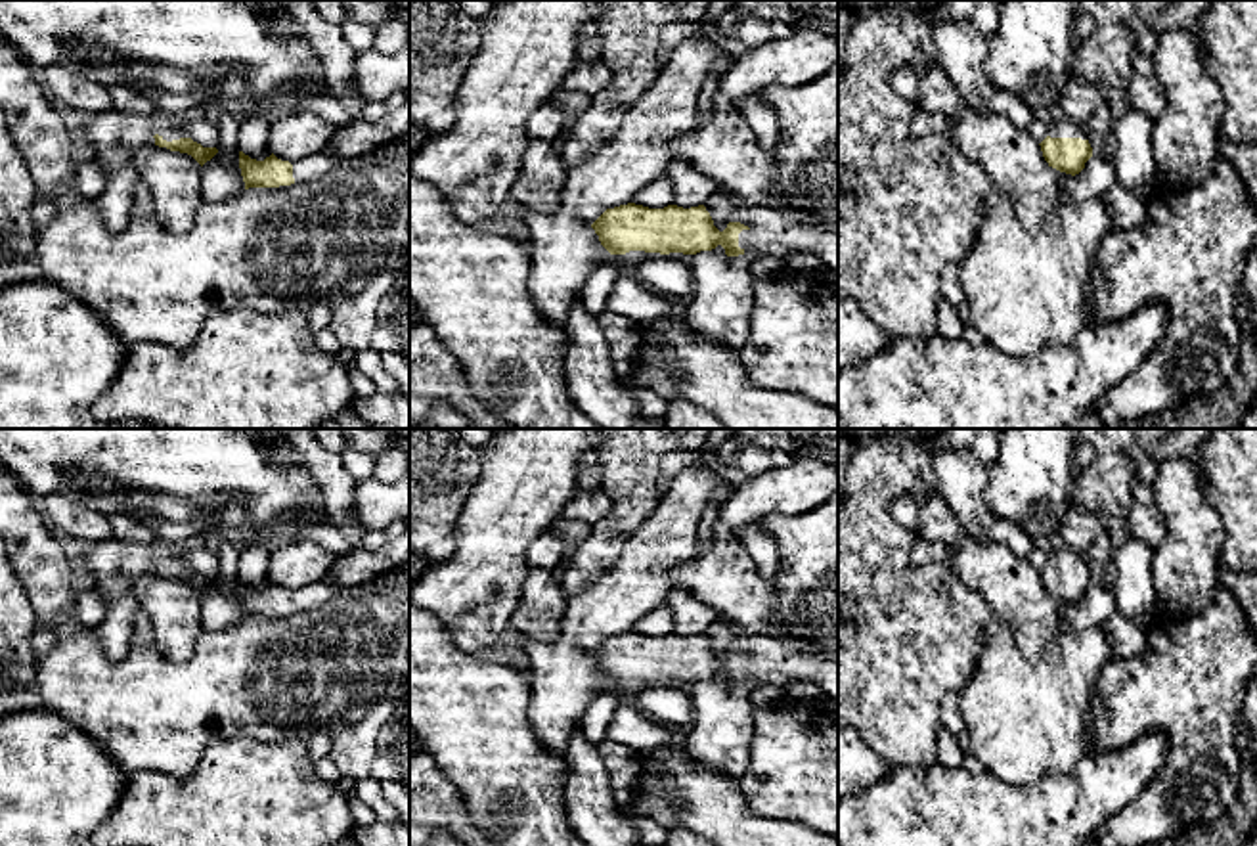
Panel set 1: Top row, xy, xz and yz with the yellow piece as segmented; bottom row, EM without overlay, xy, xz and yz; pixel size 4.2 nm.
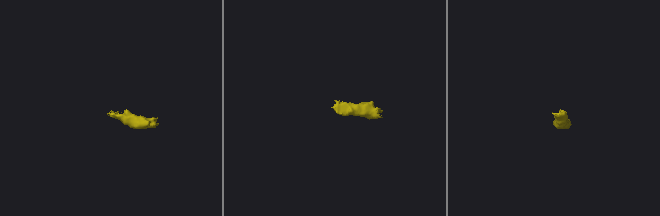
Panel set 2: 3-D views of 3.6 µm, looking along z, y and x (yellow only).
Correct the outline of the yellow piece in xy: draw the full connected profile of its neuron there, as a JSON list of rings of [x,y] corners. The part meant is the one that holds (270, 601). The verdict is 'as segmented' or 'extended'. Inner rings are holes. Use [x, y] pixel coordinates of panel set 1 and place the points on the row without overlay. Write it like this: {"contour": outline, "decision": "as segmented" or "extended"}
{"contour": [[[239,580],[239,597],[245,611],[245,618],[249,616],[287,618],[293,612],[302,612],[318,605],[323,605],[339,590],[342,588],[323,580],[291,591],[276,586],[274,582],[264,590],[256,590]]], "decision": "extended"}

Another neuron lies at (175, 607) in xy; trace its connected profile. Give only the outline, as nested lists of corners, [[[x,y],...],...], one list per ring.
[[[155,572],[134,578],[132,593],[151,620],[157,651],[174,664],[187,662],[203,634],[201,593]]]

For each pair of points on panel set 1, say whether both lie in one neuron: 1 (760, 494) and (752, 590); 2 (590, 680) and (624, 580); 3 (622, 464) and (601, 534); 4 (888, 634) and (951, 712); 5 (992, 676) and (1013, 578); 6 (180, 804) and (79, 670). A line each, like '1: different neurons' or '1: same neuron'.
1: same neuron
2: same neuron
3: same neuron
4: different neurons
5: different neurons
6: different neurons

